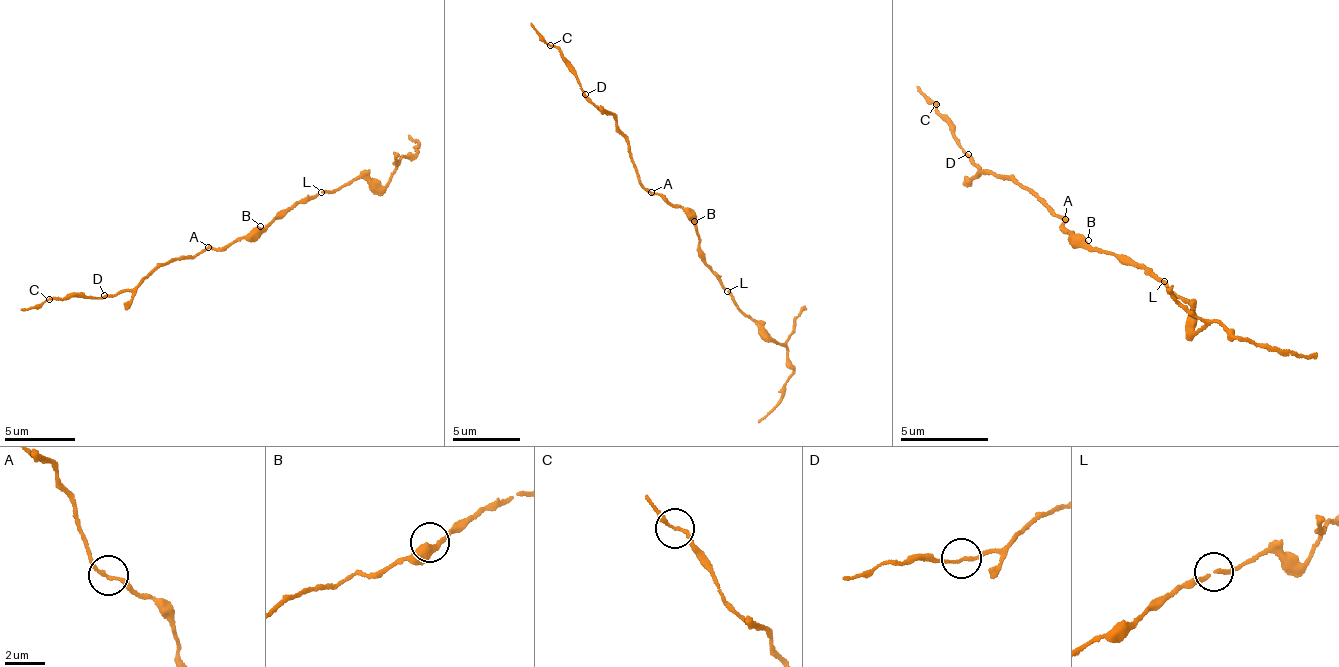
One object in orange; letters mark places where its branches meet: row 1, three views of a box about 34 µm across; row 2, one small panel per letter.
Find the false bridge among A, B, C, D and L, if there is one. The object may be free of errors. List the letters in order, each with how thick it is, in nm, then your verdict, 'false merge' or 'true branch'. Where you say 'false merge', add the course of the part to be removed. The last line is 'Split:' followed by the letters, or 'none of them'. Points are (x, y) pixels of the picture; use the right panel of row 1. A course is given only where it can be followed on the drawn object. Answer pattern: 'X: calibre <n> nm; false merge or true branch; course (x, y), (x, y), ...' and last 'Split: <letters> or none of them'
A: calibre 180 nm; true branch
B: calibre 380 nm; true branch
C: calibre 170 nm; true branch
D: calibre 150 nm; true branch
L: calibre 170 nm; true branch
Split: none of them

